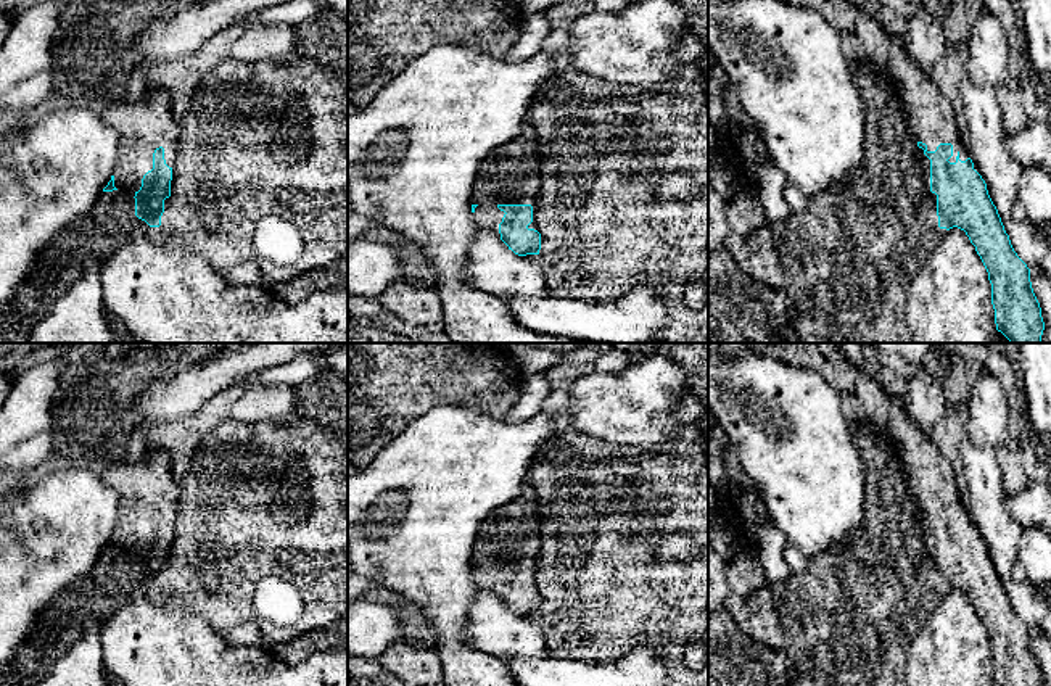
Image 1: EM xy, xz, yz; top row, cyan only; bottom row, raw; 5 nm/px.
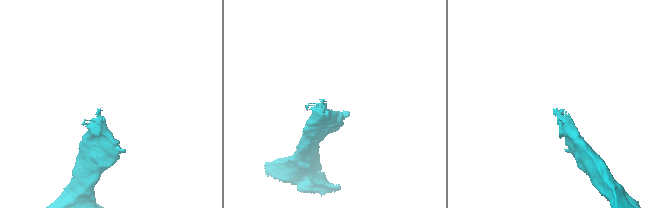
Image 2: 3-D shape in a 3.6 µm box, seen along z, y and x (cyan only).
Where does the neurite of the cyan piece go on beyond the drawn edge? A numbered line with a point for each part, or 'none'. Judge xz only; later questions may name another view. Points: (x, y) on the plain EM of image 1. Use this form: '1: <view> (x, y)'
1: xz (488, 578)

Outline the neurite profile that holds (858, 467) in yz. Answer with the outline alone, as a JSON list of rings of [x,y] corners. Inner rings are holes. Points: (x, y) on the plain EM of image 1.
[[[761,353],[708,354],[708,411],[787,544],[813,559],[851,541],[864,515],[866,470],[840,395],[821,374]]]

